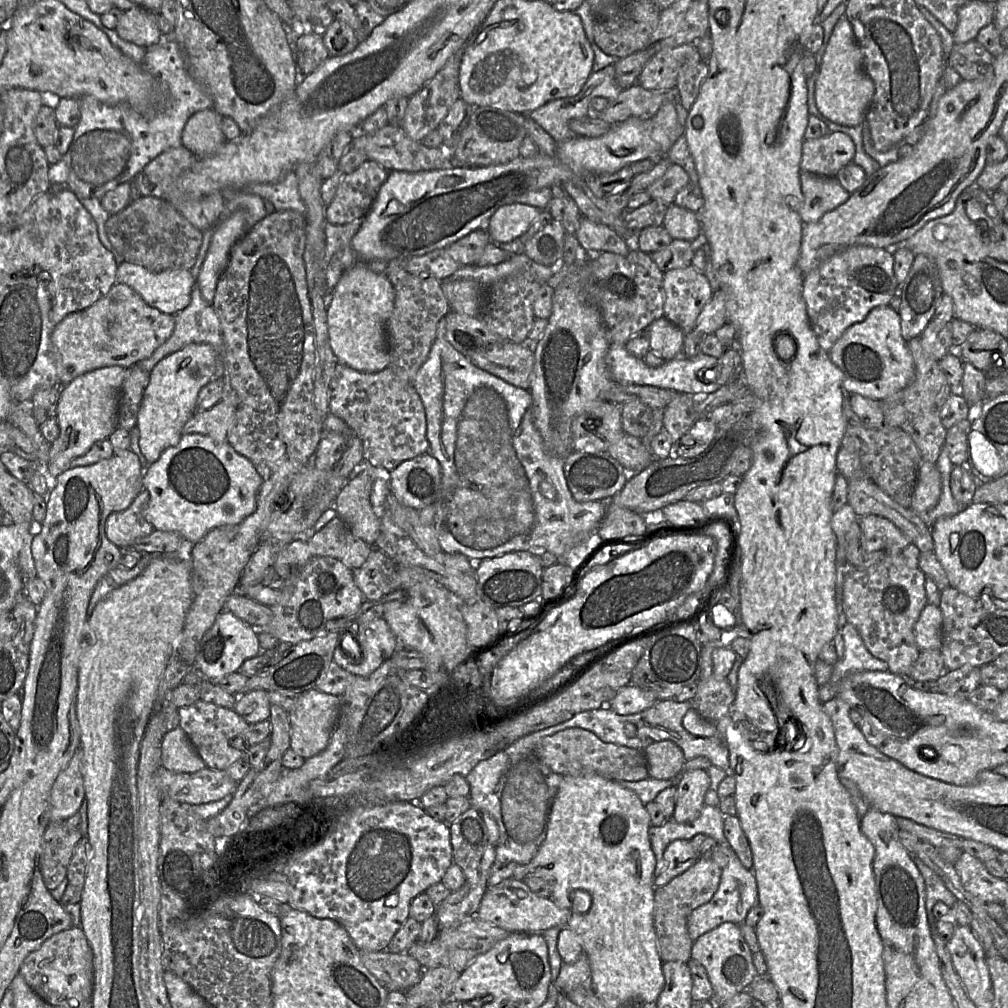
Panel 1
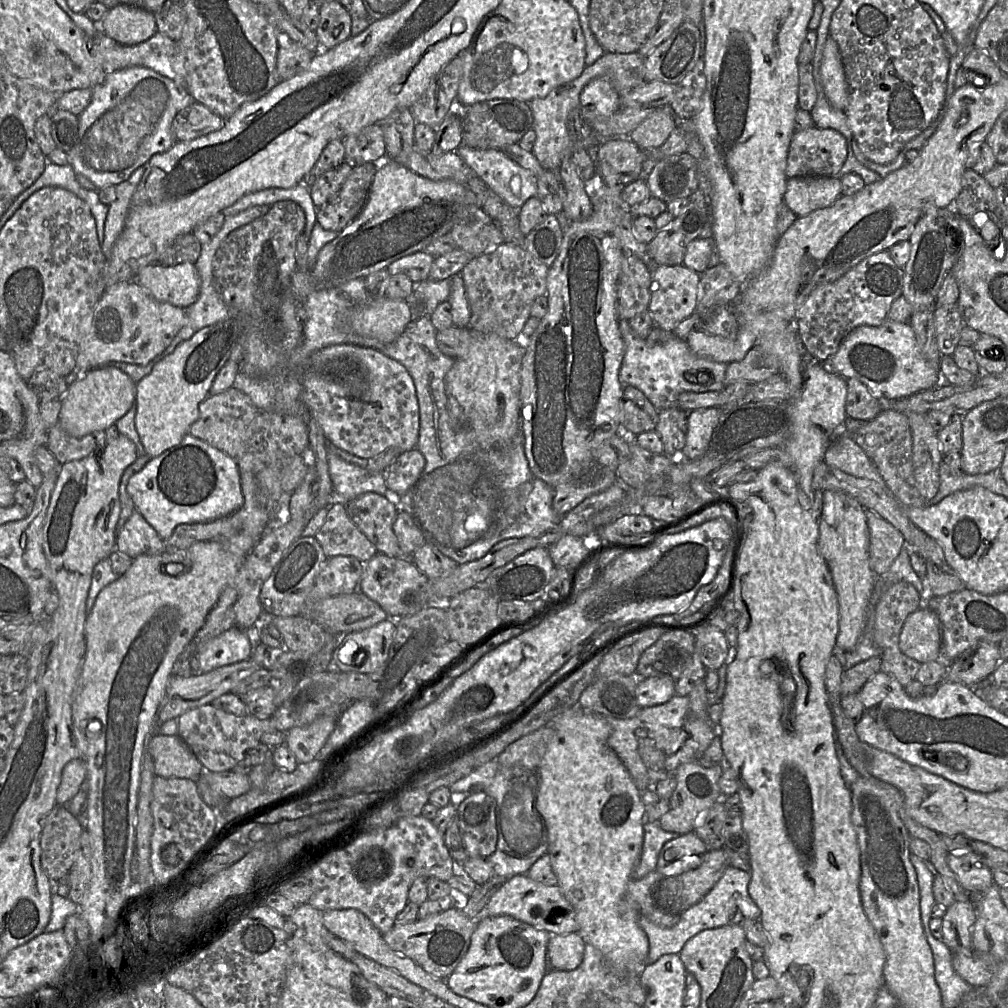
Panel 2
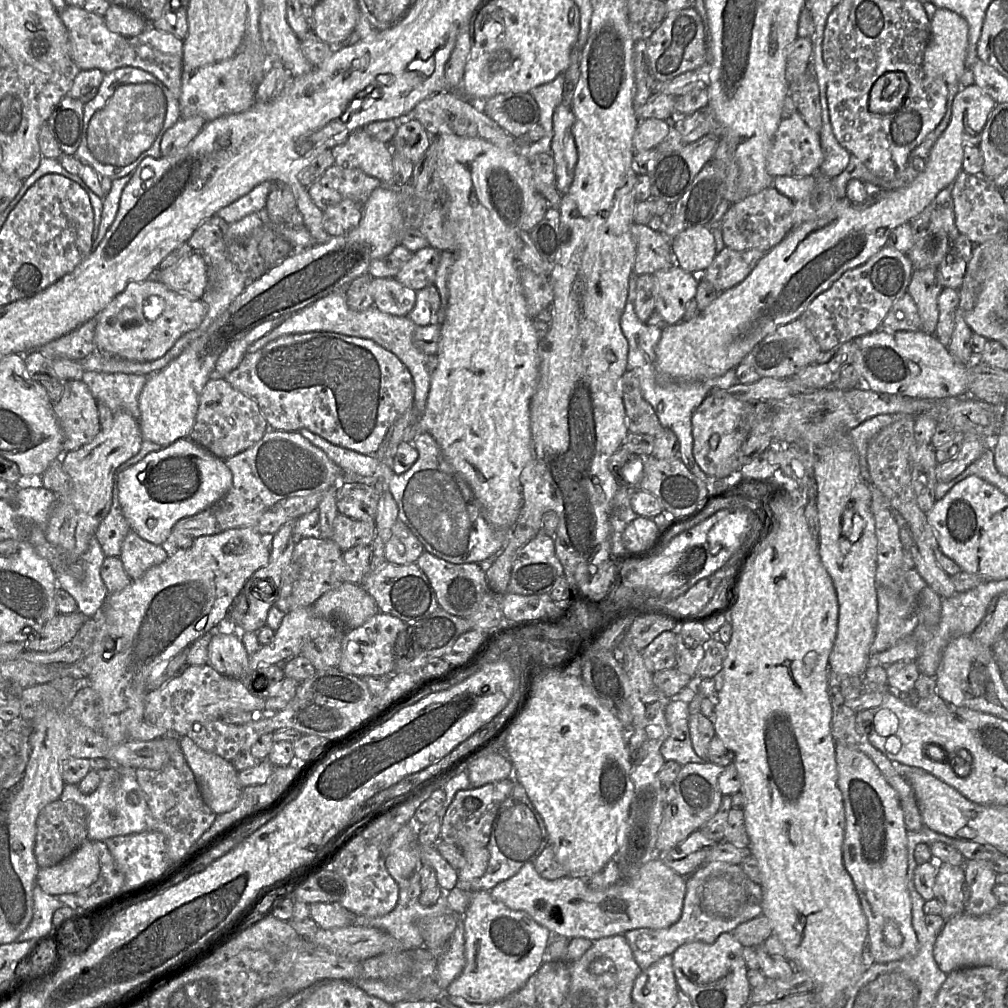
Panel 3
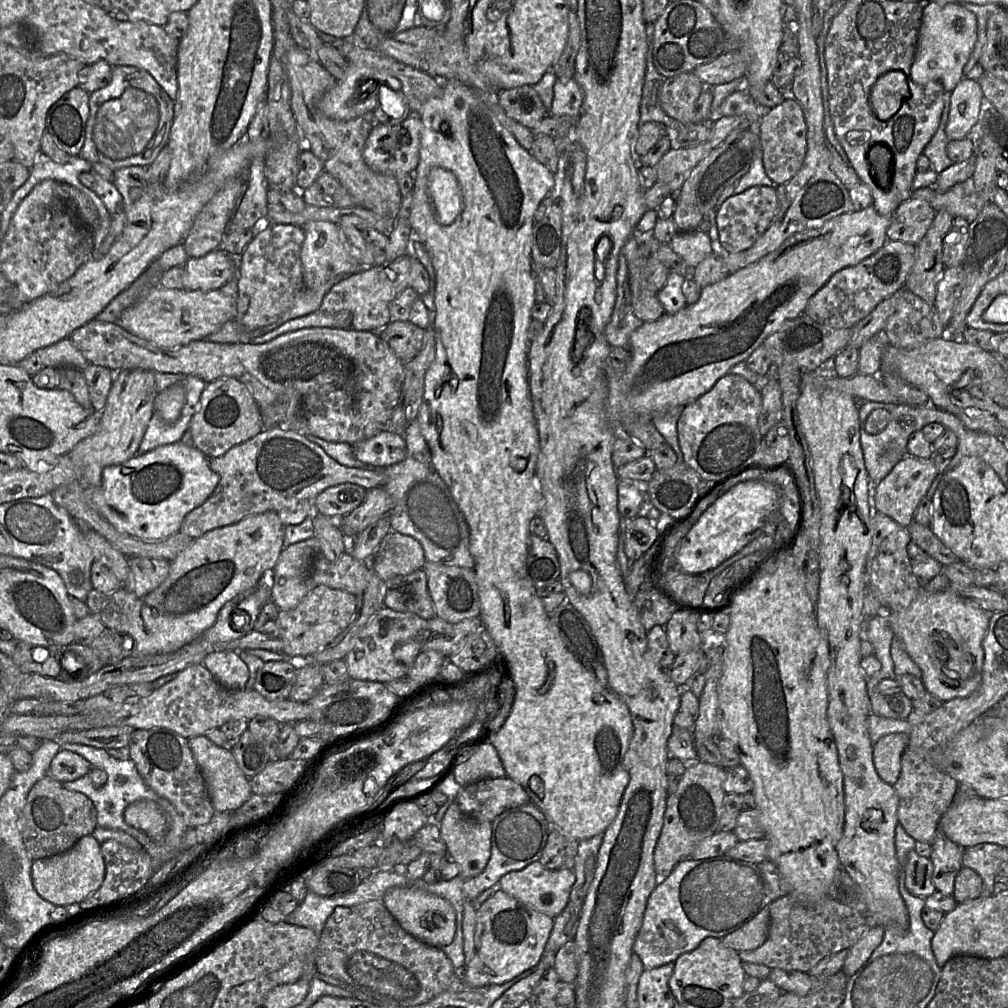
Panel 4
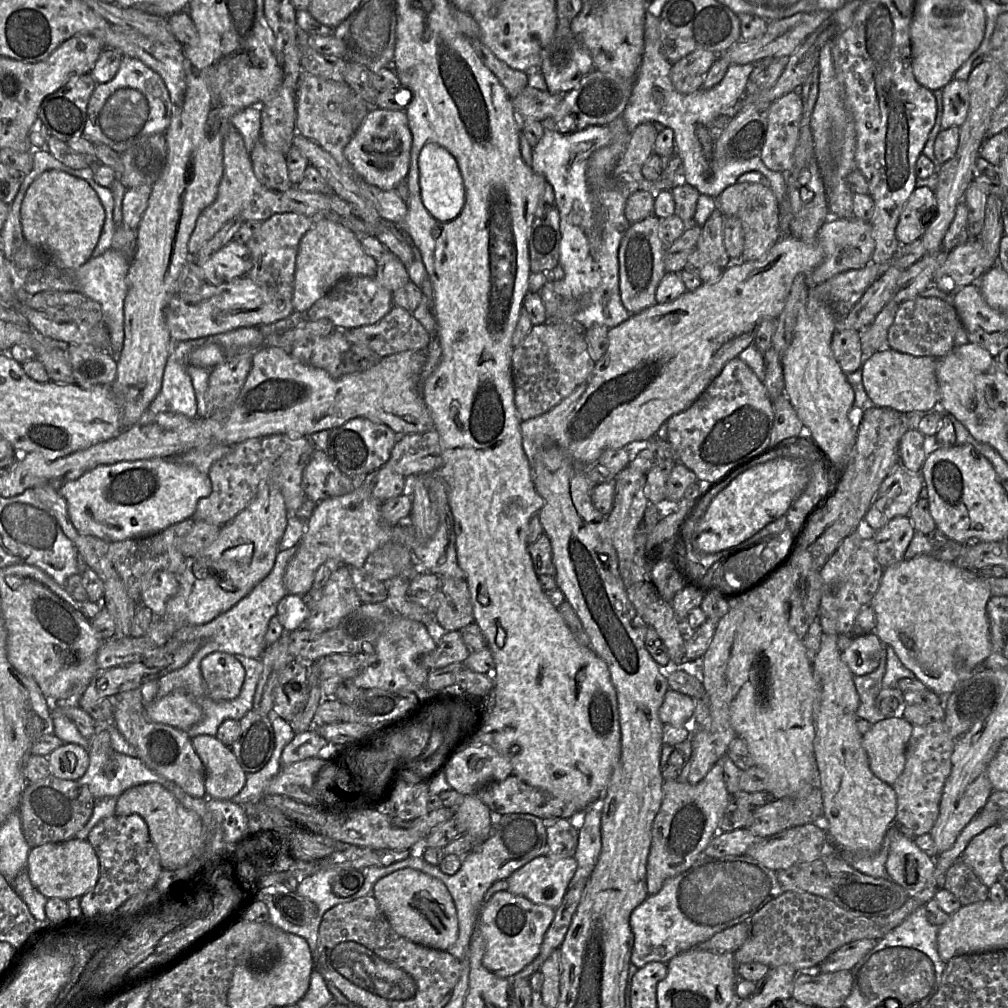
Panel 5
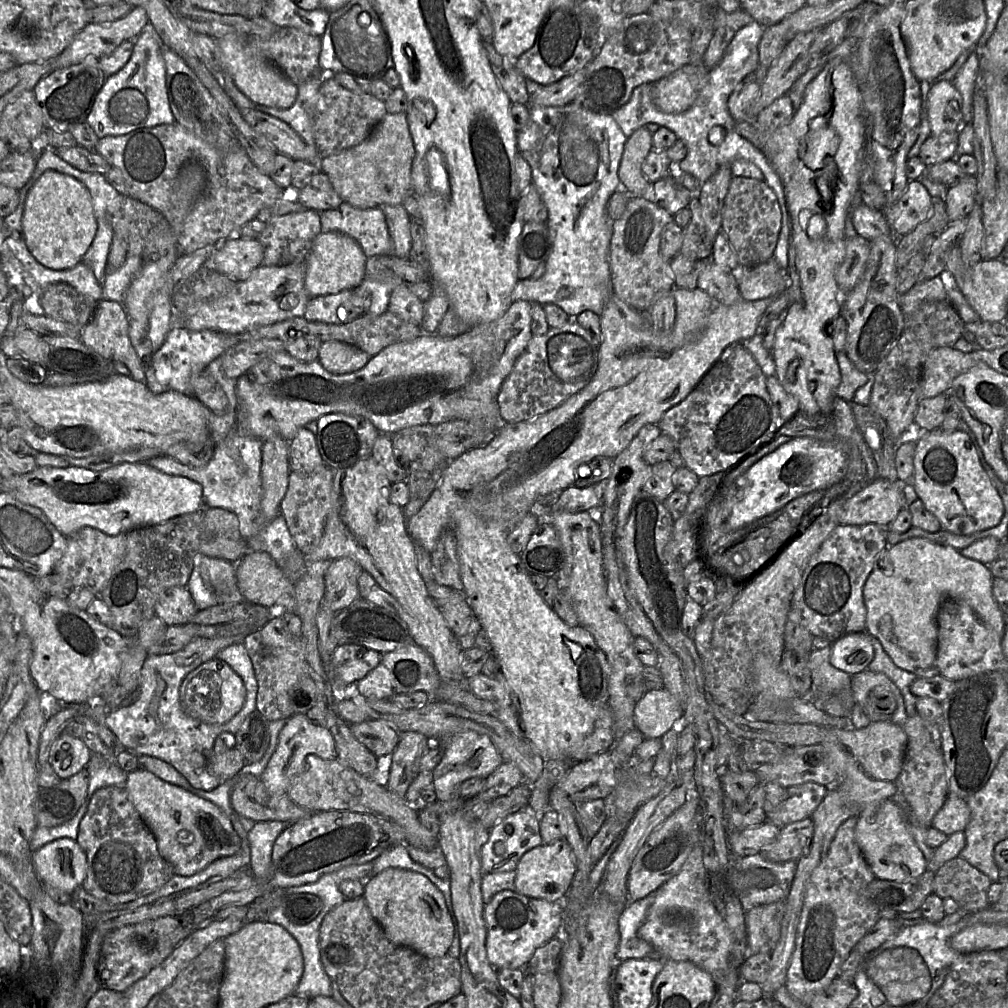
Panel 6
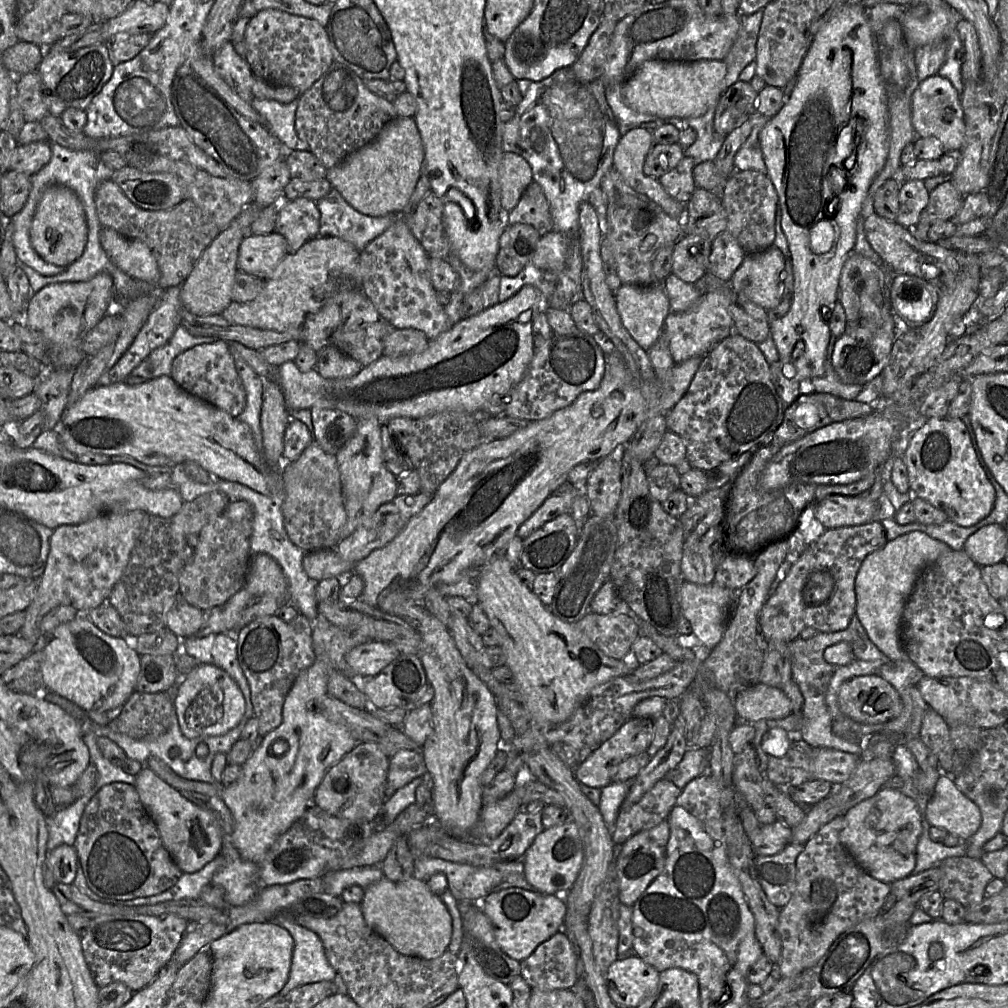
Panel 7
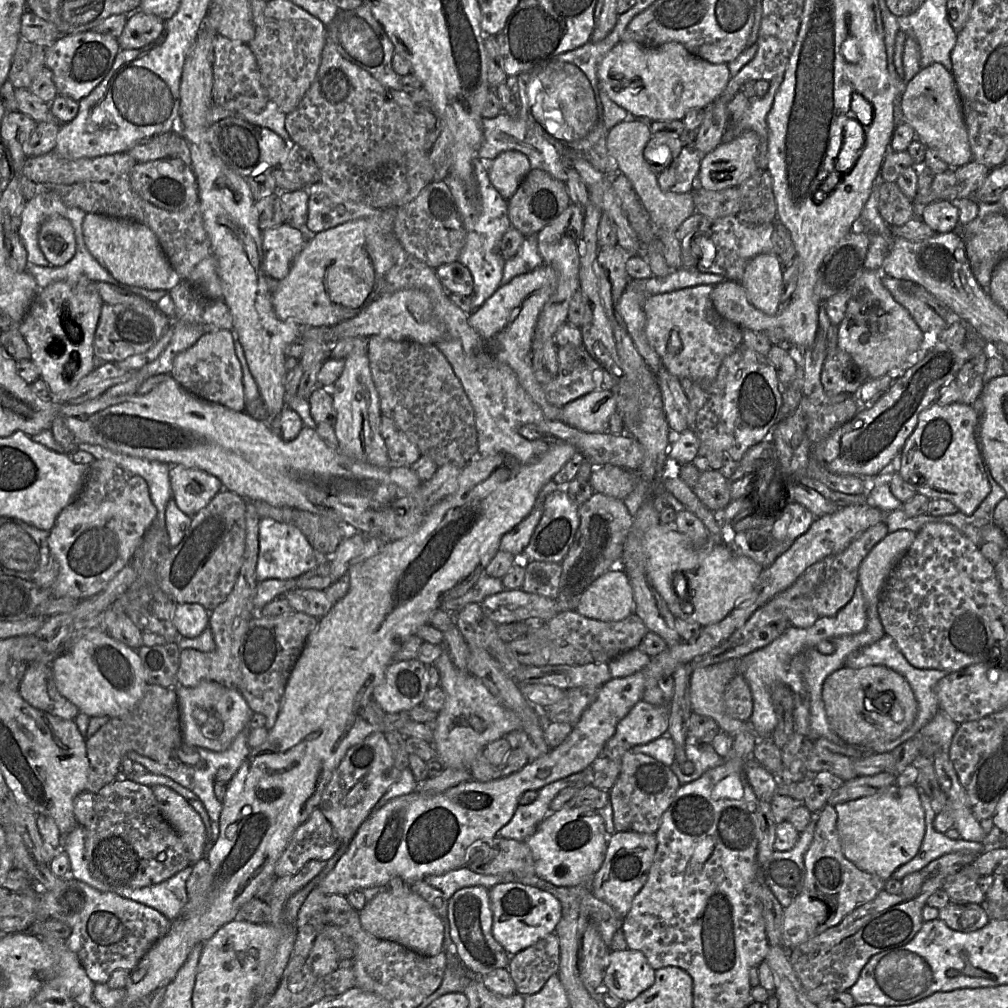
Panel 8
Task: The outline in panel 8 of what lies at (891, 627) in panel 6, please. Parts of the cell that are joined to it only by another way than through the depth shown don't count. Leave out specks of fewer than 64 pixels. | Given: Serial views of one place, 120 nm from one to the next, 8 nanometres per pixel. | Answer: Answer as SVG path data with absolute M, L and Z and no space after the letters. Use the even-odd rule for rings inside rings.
M905 529L888 533L864 558L859 568L858 585L862 589L865 610L874 604L878 608L880 594L889 574L915 537L915 532Z

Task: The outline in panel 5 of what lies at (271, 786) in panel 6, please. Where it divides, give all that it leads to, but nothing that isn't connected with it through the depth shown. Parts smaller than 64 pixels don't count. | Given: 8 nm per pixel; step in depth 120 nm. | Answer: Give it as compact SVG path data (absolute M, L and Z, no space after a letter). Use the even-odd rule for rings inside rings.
M315 729L295 734L281 755L281 768L308 758L319 757L320 751L329 743Z

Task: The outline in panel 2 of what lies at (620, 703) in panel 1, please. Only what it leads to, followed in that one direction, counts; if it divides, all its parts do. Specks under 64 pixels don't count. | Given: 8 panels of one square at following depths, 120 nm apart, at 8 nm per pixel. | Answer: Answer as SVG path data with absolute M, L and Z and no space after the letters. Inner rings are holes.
M671 677L639 679L635 688L635 699L640 709L664 704L674 695L675 681Z

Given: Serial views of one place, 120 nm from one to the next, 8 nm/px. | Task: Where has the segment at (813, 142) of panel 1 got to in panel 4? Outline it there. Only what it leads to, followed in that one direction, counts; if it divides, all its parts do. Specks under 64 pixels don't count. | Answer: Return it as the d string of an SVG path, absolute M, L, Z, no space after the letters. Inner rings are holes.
M787 95L781 104L761 117L757 130L767 175L776 186L789 182L801 169L807 150L807 126L801 105L791 95Z

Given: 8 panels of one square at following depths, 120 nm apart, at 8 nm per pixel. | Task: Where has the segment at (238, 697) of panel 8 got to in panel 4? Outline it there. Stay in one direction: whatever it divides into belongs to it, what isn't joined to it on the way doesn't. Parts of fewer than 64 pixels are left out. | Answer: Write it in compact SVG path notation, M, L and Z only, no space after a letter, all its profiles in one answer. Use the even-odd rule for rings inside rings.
M233 650L214 651L204 658L203 664L225 688L242 690L246 687L250 672L239 652Z

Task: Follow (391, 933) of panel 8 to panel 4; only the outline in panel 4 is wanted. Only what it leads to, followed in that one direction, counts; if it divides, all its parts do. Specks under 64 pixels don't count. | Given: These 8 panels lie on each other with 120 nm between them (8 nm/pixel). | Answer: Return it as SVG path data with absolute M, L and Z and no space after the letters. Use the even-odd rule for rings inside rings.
M392 887L383 896L382 903L400 926L419 941L436 948L452 943L456 933L456 913L446 899L406 887Z

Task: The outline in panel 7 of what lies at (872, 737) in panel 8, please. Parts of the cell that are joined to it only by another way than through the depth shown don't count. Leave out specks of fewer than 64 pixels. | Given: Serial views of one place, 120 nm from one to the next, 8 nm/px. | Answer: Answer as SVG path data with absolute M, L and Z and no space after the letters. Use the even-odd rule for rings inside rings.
M879 674L845 681L838 692L838 705L844 715L865 724L885 723L902 711L898 692Z

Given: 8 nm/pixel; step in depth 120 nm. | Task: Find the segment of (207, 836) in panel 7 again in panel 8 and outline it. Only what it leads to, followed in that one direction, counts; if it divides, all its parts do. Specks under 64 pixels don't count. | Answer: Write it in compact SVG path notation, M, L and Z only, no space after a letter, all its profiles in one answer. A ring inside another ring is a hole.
M164 785L152 786L160 810L183 840L190 865L203 857L207 830L201 816L180 794Z

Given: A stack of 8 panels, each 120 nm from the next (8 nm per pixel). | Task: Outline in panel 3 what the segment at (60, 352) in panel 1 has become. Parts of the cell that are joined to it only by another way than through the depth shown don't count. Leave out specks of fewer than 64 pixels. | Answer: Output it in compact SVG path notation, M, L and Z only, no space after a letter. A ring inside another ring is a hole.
M155 277L130 283L94 318L97 322L95 347L100 352L130 361L154 361L164 356L185 333L197 329L207 310L207 305L201 299L193 299L173 291Z

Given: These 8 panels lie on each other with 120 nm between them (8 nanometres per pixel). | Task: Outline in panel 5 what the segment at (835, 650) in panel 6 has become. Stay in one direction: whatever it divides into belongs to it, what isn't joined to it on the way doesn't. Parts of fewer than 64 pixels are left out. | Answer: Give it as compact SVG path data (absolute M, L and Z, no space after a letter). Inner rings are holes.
M869 633L854 637L851 644L841 652L841 658L854 675L862 676L874 671L879 666L881 651L881 640L875 633Z

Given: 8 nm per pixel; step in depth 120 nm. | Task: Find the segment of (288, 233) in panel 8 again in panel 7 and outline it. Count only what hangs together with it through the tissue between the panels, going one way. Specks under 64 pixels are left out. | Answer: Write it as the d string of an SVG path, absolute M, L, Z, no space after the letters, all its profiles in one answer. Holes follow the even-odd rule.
M277 232L248 234L240 243L237 271L267 279L280 261L289 254L285 238Z

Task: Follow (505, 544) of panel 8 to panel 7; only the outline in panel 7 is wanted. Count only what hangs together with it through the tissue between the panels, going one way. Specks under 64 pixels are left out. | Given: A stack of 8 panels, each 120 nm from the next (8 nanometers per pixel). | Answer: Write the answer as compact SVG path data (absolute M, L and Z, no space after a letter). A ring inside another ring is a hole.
M569 484L560 495L549 496L518 528L517 536L524 540L546 522L571 513L573 501L581 491L580 486Z

